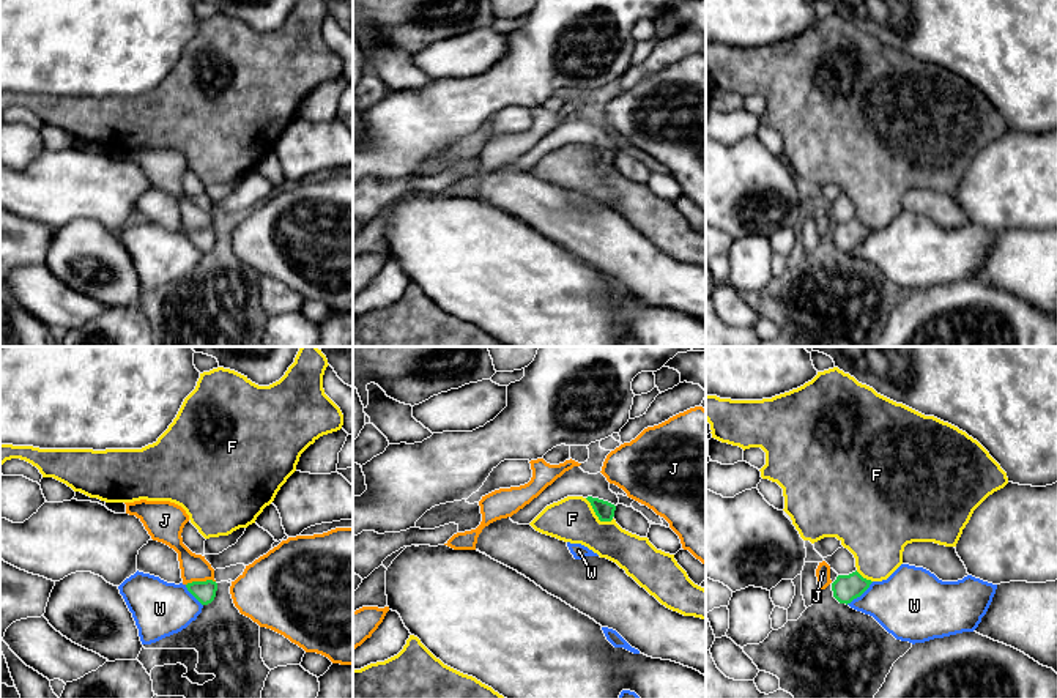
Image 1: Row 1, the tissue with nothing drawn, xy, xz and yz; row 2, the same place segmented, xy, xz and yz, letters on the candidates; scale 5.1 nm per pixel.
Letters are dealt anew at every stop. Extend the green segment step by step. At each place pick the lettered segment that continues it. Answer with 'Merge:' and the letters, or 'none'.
Merge: none

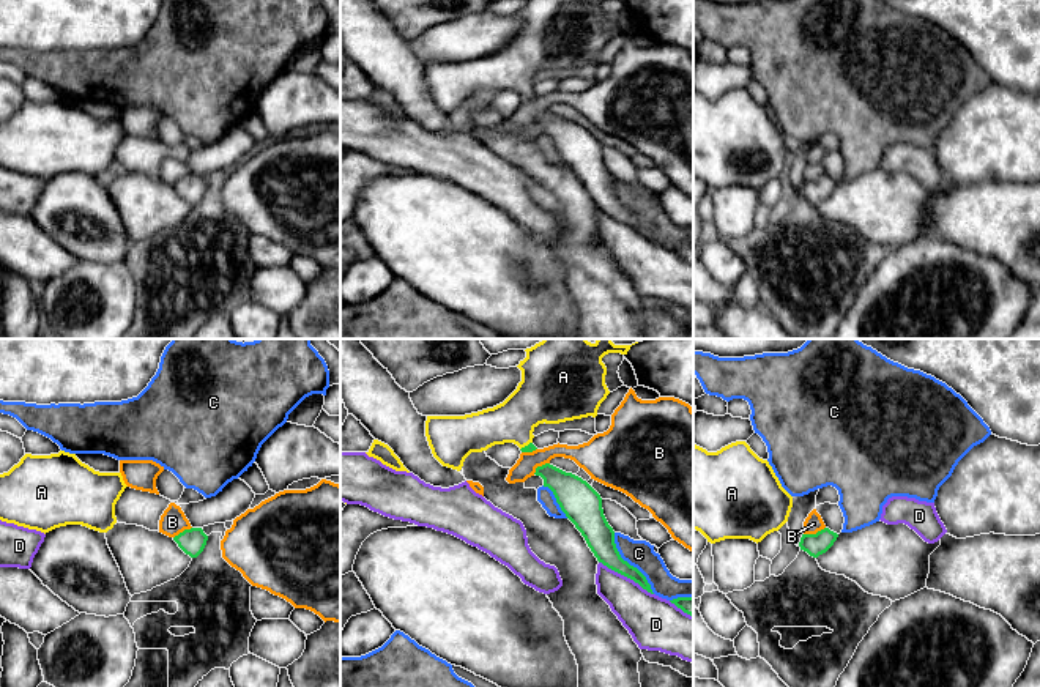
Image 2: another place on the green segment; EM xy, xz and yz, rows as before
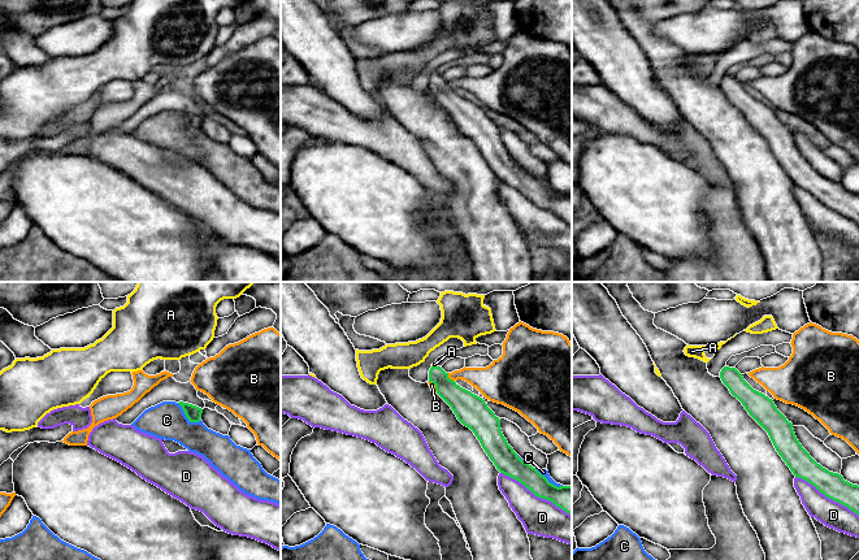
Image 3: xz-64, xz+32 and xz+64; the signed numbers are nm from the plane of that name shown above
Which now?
Merge: A

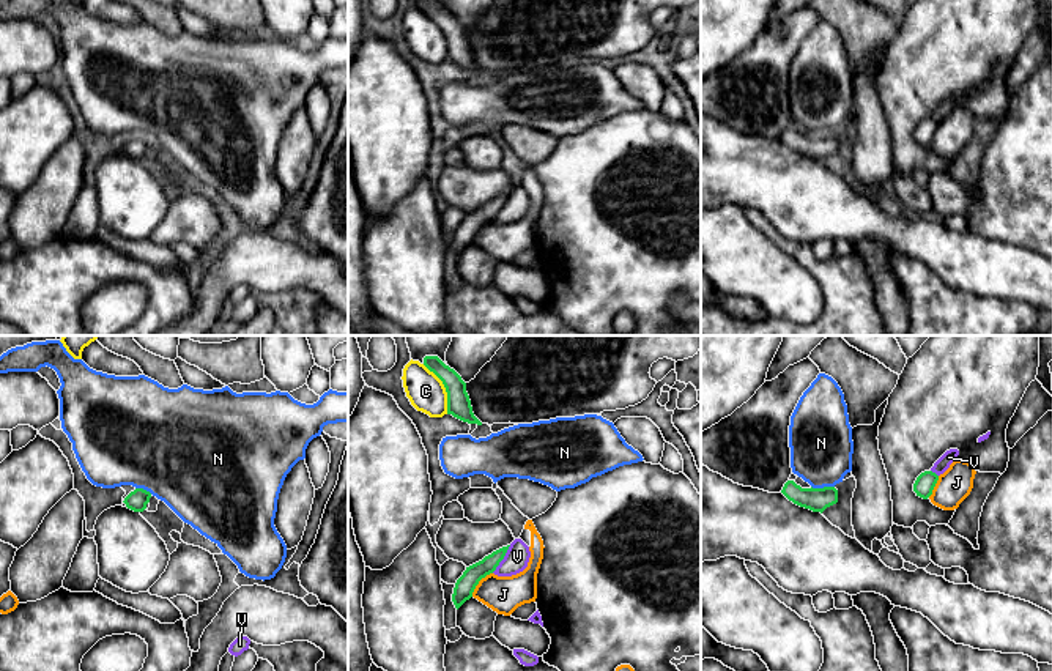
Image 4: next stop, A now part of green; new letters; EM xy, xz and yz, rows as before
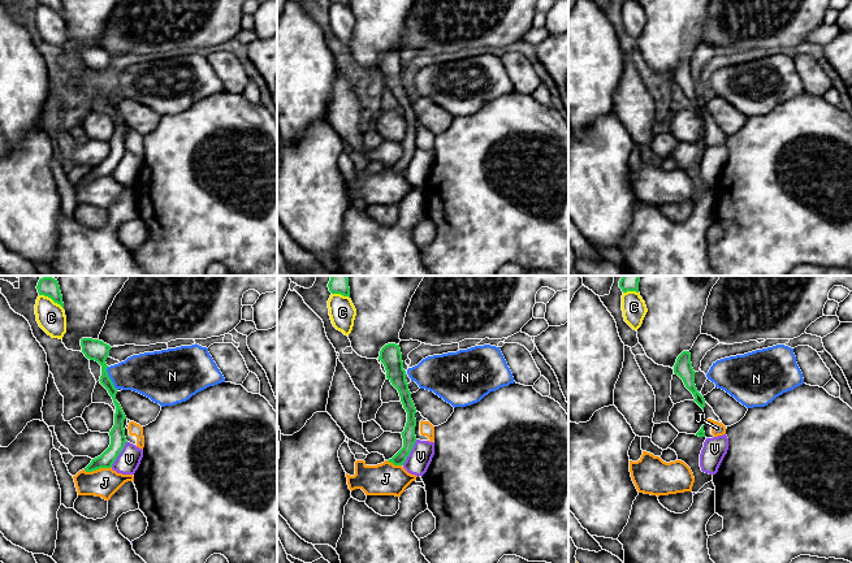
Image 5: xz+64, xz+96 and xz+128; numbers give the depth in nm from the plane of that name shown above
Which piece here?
Merge: none

